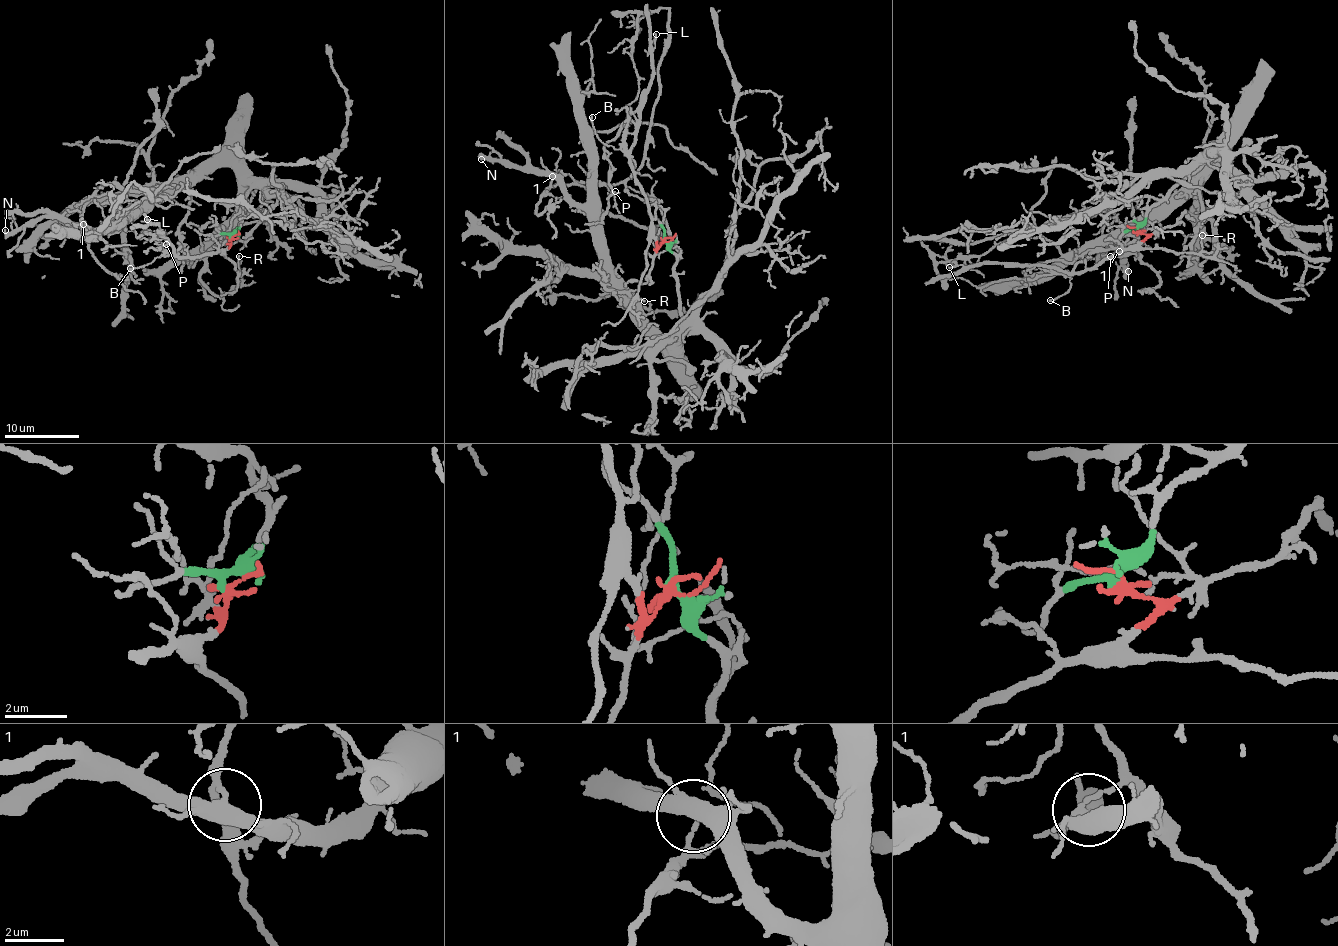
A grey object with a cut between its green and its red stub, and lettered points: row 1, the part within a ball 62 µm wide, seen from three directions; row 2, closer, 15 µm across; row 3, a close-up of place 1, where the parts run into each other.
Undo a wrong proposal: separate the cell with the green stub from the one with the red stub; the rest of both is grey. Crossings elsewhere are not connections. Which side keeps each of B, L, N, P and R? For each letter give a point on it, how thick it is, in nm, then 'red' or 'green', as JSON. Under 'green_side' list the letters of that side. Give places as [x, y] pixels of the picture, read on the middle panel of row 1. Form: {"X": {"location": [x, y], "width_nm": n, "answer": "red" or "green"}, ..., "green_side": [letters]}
{"B": {"location": [592, 117], "width_nm": 140, "answer": "red"}, "L": {"location": [656, 34], "width_nm": 80, "answer": "red"}, "N": {"location": [481, 159], "width_nm": 320, "answer": "green"}, "P": {"location": [615, 191], "width_nm": 110, "answer": "red"}, "R": {"location": [644, 301], "width_nm": 110, "answer": "red"}, "green_side": ["N"]}

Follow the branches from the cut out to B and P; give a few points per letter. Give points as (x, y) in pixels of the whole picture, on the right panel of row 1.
B: (1137, 231), (1145, 236), (1142, 240), (1103, 258), (1091, 270), (1070, 275), (1069, 290), (1049, 300)
P: (1137, 231), (1145, 236), (1142, 240), (1091, 270), (1070, 273), (1033, 266), (1119, 249), (1111, 256)

